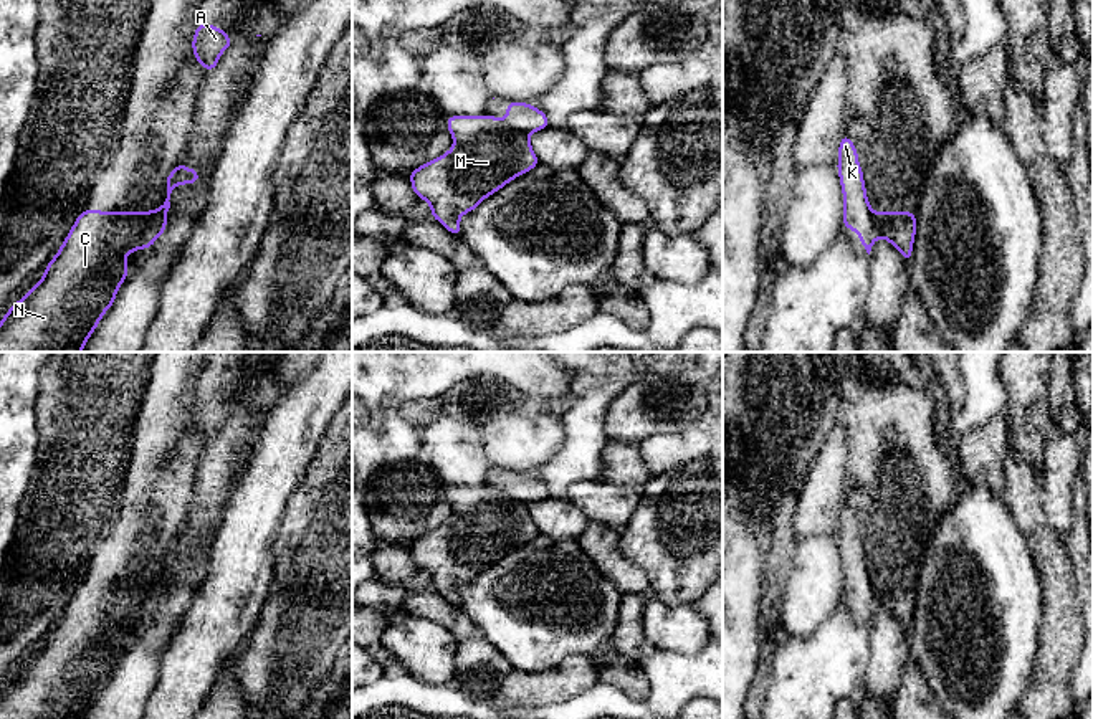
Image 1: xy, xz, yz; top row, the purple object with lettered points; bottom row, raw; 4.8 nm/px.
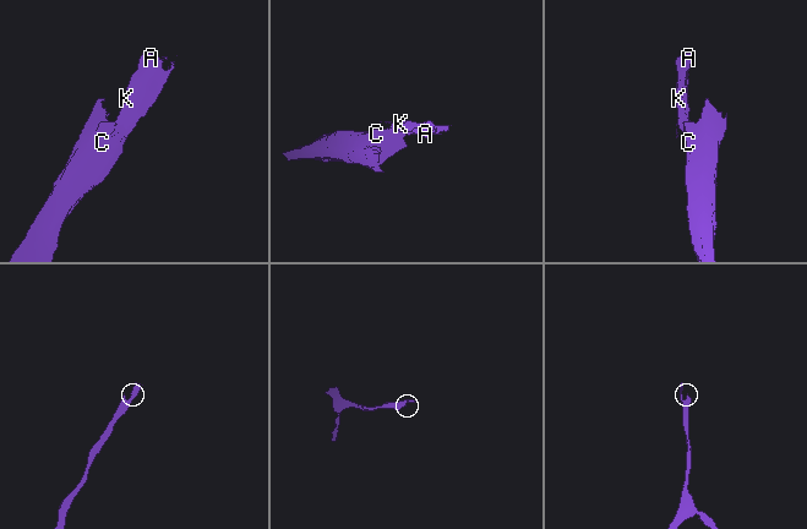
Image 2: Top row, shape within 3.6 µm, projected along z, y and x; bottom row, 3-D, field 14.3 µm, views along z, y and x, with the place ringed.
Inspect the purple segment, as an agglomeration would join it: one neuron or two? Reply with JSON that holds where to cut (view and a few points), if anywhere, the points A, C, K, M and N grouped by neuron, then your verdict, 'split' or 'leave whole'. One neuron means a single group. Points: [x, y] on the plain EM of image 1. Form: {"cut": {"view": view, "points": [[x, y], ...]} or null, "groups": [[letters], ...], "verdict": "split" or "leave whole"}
{"cut": {"view": "xy", "points": [[152, 582], [146, 594], [141, 617]]}, "groups": [["A", "K"], ["C", "M", "N"]], "verdict": "split"}

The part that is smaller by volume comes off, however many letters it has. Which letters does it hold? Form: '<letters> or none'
A, K

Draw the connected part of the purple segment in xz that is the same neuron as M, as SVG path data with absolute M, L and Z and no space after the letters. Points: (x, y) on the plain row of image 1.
M450 486L446 488L446 499L453 506L453 517L422 534L408 547L413 564L430 575L432 588L451 605L460 607L461 585L473 582L486 567L541 532L531 517L529 504L511 499L496 486Z

